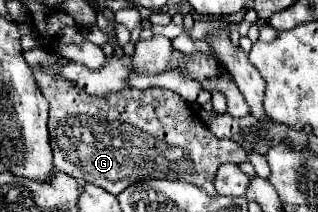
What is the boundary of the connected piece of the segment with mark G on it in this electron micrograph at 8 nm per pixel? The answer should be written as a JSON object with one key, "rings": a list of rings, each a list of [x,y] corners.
{"rings":[[[33,68],[35,80],[43,92],[43,96],[49,102],[49,136],[51,136],[51,148],[53,148],[53,164],[65,172],[75,176],[77,180],[101,186],[103,190],[111,194],[119,194],[127,186],[147,180],[147,178],[171,178],[189,182],[201,190],[205,190],[209,196],[217,196],[213,178],[221,164],[225,162],[247,162],[247,154],[239,144],[233,140],[219,140],[213,136],[207,126],[201,122],[195,110],[177,96],[175,92],[163,90],[163,88],[149,88],[149,90],[129,90],[123,88],[121,92],[111,92],[105,96],[91,96],[83,88],[79,88],[75,82],[45,72],[43,68]]]}

